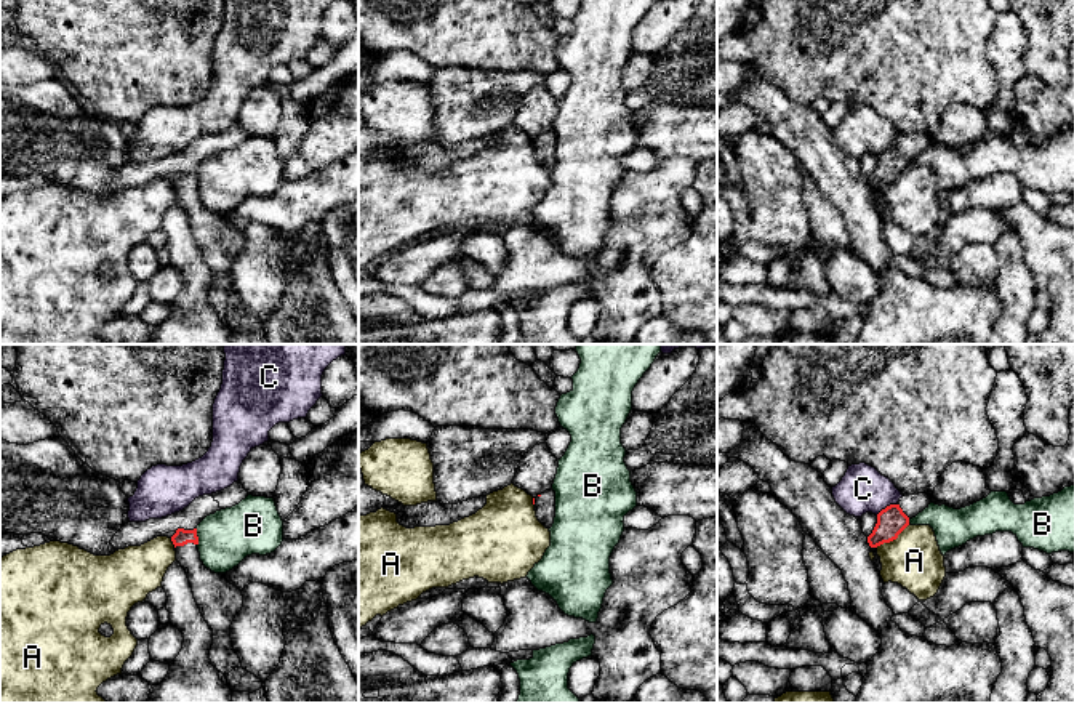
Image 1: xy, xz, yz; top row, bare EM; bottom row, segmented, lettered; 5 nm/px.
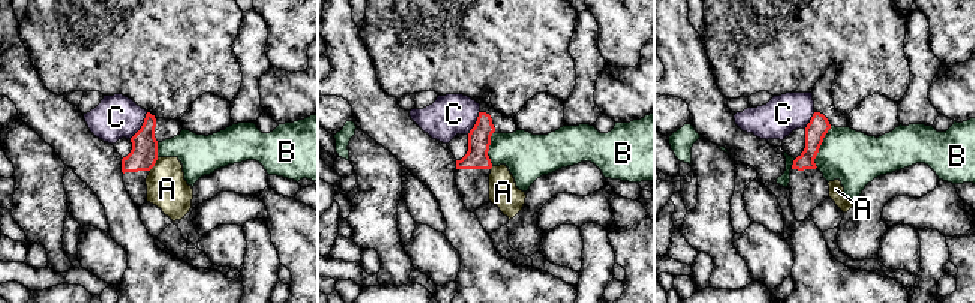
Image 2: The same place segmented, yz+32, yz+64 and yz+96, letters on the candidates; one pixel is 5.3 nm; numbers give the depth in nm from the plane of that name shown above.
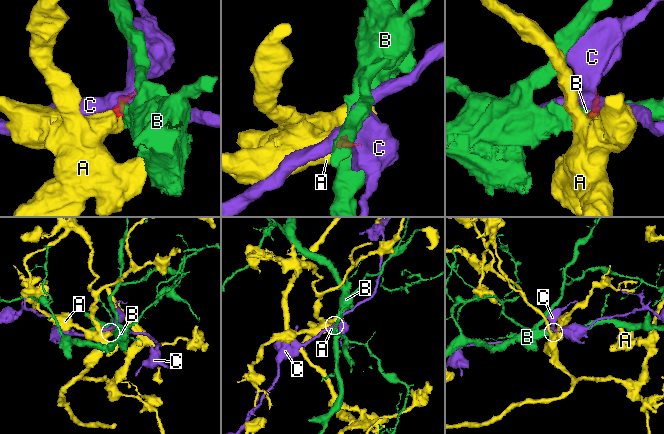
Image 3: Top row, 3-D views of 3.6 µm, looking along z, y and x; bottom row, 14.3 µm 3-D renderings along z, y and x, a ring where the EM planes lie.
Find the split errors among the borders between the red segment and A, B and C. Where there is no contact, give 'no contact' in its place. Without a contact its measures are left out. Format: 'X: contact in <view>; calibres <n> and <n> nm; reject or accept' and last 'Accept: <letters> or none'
A: contact in yz; calibres 150 and 280 nm; reject
B: contact in xy; calibres 80 and 280 nm; reject
C: contact in yz; calibres 150 and 240 nm; reject
Accept: none

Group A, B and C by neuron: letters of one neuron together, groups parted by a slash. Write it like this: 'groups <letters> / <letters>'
groups A / B / C

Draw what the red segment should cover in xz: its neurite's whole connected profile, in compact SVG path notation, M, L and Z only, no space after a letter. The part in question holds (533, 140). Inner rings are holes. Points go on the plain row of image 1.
M546 131L539 138L533 139L535 152L538 162L546 168L551 170L555 159L555 133Z

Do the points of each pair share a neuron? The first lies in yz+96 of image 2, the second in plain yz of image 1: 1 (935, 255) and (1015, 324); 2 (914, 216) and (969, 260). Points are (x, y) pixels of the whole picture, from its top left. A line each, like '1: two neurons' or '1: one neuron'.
1: one neuron
2: two neurons

